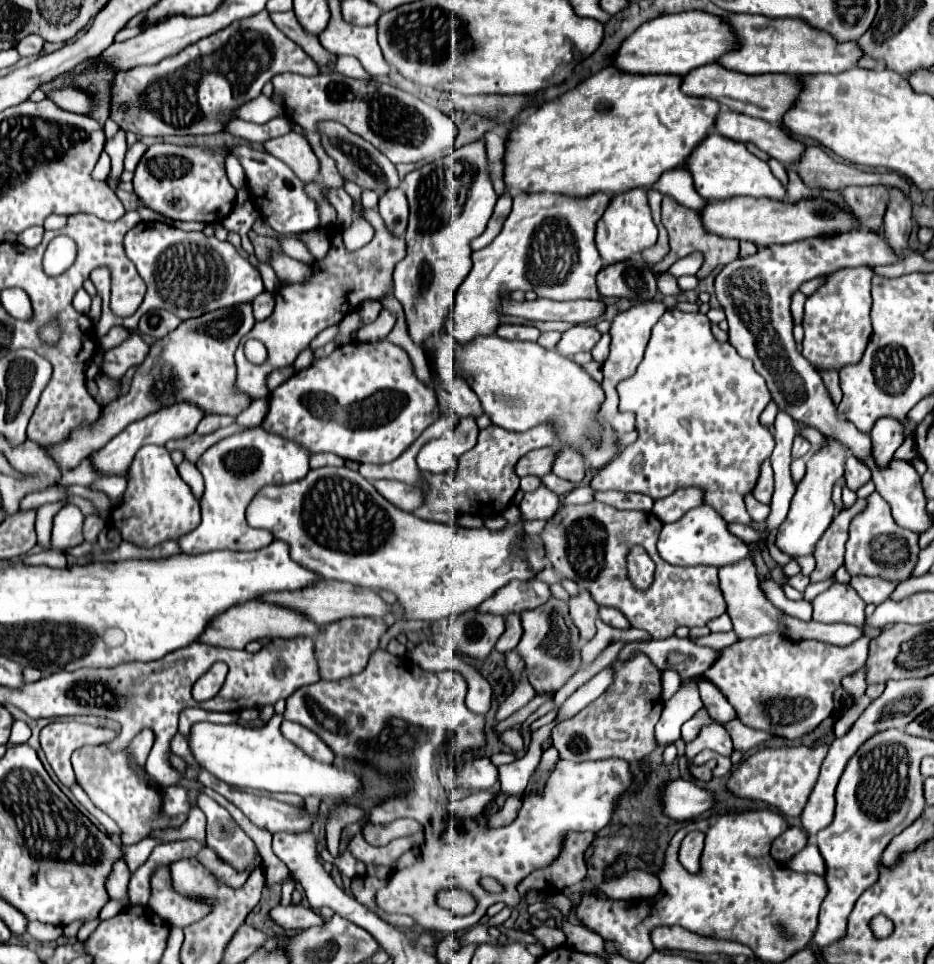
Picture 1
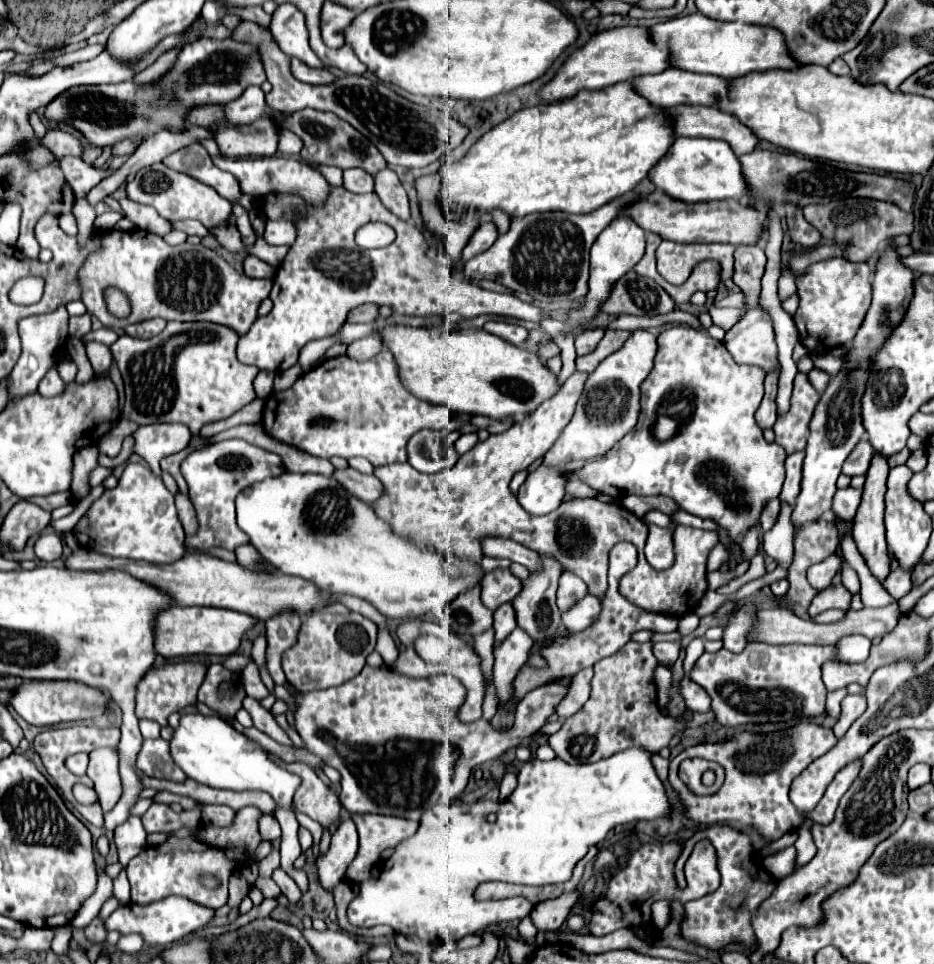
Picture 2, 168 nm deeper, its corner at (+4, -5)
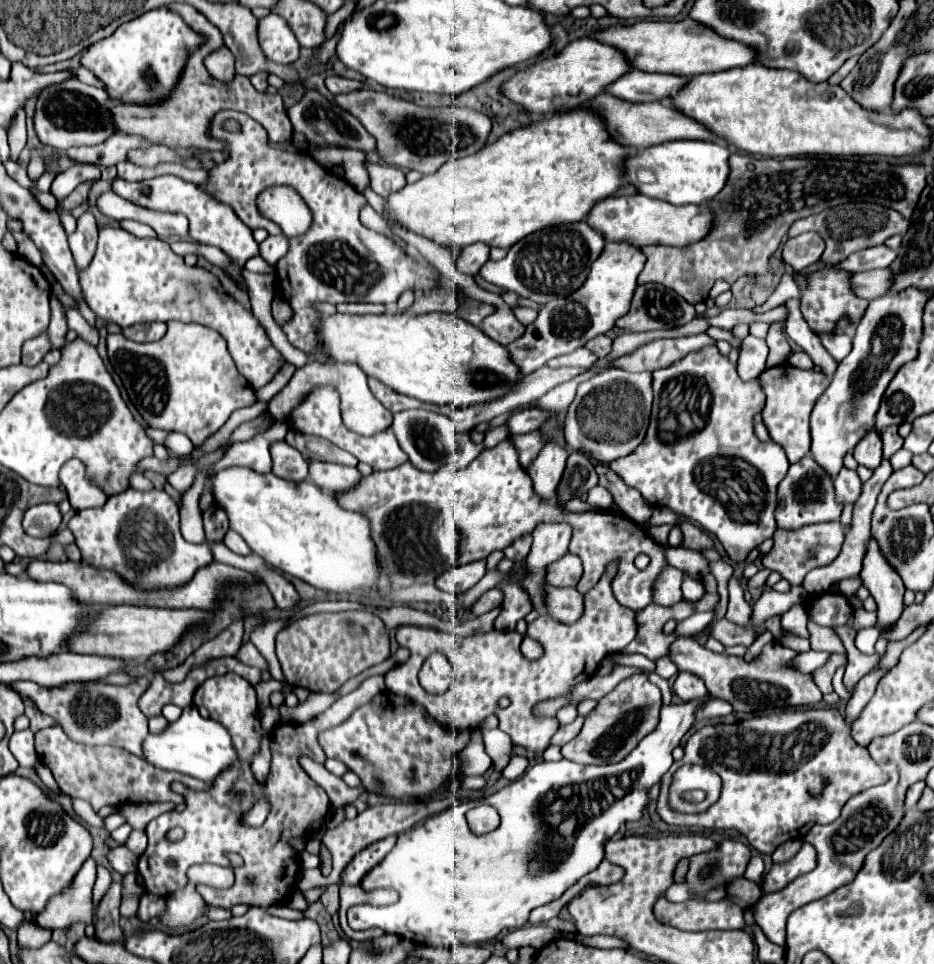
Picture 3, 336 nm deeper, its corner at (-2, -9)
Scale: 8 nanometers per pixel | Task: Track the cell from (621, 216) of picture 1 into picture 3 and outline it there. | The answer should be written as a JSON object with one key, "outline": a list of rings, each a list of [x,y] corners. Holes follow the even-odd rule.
{"outline":[[[606,242],[606,248],[592,264],[586,284],[582,284],[582,288],[568,298],[542,306],[536,322],[526,326],[524,336],[508,344],[508,350],[522,368],[522,374],[530,374],[544,366],[550,358],[570,354],[594,336],[612,330],[614,322],[630,308],[630,296],[634,294],[636,278],[644,268],[644,262],[646,256],[638,246],[630,242]]]}

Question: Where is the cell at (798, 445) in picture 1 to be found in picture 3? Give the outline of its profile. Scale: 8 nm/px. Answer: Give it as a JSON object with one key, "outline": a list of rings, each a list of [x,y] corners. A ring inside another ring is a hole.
{"outline":[[[810,454],[804,456],[800,462],[790,464],[786,478],[778,486],[778,508],[776,508],[778,528],[802,528],[806,524],[840,520],[840,512],[842,508],[834,504],[834,486],[830,476],[826,476],[826,472],[818,468],[818,464]]]}

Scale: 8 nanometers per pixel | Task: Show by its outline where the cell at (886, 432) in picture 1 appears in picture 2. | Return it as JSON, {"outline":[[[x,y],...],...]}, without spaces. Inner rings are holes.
{"outline":[[[876,454],[872,458],[872,464],[866,472],[866,484],[864,484],[864,494],[862,494],[862,502],[860,508],[854,516],[854,528],[852,528],[852,538],[858,546],[858,552],[862,554],[866,566],[870,568],[872,576],[882,582],[888,574],[890,574],[890,562],[892,556],[888,552],[886,540],[884,540],[884,494],[886,494],[886,478],[888,478],[888,462],[886,456]]]}

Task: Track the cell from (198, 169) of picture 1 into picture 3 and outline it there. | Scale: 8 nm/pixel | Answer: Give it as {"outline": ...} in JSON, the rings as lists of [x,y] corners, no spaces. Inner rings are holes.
{"outline":[[[164,174],[164,176],[156,176],[152,180],[140,180],[140,182],[126,182],[126,180],[116,178],[114,184],[112,184],[112,190],[116,194],[120,194],[122,198],[126,198],[126,200],[138,204],[138,206],[144,206],[144,208],[186,214],[188,220],[190,220],[190,236],[192,238],[196,238],[200,244],[218,246],[228,256],[234,258],[236,266],[234,268],[228,268],[226,272],[232,278],[236,278],[240,282],[240,286],[244,288],[244,284],[242,284],[242,280],[238,276],[238,268],[242,268],[248,258],[258,256],[258,244],[252,238],[252,230],[236,216],[236,212],[228,204],[216,200],[212,194],[204,192],[196,184],[186,182],[180,176],[172,176],[172,174]]]}

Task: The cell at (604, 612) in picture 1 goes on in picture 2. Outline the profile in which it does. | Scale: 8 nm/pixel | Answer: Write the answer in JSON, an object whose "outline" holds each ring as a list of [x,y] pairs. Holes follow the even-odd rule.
{"outline":[[[586,594],[570,610],[564,610],[560,618],[568,628],[568,632],[580,632],[586,630],[598,618],[598,614],[600,614],[600,600],[592,594]]]}

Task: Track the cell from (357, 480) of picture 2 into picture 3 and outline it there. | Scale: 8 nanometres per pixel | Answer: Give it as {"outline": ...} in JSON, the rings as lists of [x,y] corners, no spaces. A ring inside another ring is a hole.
{"outline":[[[310,462],[310,480],[330,494],[344,494],[350,488],[356,488],[362,480],[358,468],[326,462]]]}

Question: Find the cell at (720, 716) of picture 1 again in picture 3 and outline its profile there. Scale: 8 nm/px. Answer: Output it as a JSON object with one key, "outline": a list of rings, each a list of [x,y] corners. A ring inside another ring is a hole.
{"outline":[[[680,672],[678,678],[674,680],[674,686],[672,686],[674,694],[682,700],[682,702],[692,702],[692,700],[702,700],[708,696],[708,690],[706,686],[702,684],[702,680],[694,674],[688,674],[688,672]]]}

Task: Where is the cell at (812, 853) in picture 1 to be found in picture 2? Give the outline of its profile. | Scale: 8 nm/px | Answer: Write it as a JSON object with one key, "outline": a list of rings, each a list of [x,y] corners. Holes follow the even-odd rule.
{"outline":[[[792,846],[792,848],[784,848],[784,850],[774,852],[772,856],[764,858],[762,866],[768,874],[772,874],[776,880],[780,880],[780,878],[784,878],[796,870],[794,858],[796,858],[796,848]]]}

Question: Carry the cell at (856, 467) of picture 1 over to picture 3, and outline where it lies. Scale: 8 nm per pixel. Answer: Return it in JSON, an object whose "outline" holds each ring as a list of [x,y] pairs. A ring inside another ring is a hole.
{"outline":[[[876,430],[868,432],[866,440],[862,440],[862,444],[858,444],[858,448],[854,448],[854,458],[858,464],[874,470],[880,466],[882,462],[882,440],[876,434]]]}

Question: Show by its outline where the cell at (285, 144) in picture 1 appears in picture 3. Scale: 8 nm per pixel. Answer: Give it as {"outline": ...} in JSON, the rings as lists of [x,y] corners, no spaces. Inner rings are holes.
{"outline":[[[170,4],[168,8],[178,12],[184,18],[184,22],[190,28],[194,28],[196,34],[200,34],[204,38],[204,42],[186,60],[186,66],[178,78],[178,84],[174,86],[174,92],[170,92],[164,100],[160,100],[158,104],[114,104],[112,106],[114,108],[114,120],[118,120],[118,126],[122,128],[122,132],[142,134],[142,136],[150,138],[152,142],[166,144],[174,150],[184,150],[188,146],[194,146],[194,148],[204,148],[210,152],[214,152],[214,150],[226,152],[228,144],[224,140],[210,136],[210,128],[212,128],[214,114],[224,110],[224,108],[230,108],[230,110],[244,112],[250,118],[254,118],[256,122],[260,122],[264,126],[264,130],[268,132],[268,140],[272,144],[290,142],[294,136],[294,130],[292,130],[292,124],[290,124],[288,114],[284,110],[280,94],[256,92],[246,76],[236,76],[230,84],[222,84],[220,80],[214,80],[206,72],[202,58],[206,58],[214,48],[224,46],[222,34],[218,32],[218,28],[214,24],[210,24],[210,20],[206,20],[206,16],[202,16],[196,8],[192,8],[188,4]]]}

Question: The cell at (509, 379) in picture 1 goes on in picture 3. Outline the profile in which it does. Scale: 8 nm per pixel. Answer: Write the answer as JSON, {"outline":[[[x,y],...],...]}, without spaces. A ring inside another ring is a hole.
{"outline":[[[334,314],[324,316],[318,324],[322,342],[326,350],[338,360],[350,360],[362,364],[362,370],[368,376],[382,380],[392,390],[418,398],[430,404],[450,404],[456,408],[468,408],[484,402],[498,400],[514,390],[516,382],[522,378],[518,364],[510,358],[506,346],[500,346],[496,340],[486,336],[478,326],[458,318],[456,314],[380,314],[380,316],[352,316],[352,314]]]}

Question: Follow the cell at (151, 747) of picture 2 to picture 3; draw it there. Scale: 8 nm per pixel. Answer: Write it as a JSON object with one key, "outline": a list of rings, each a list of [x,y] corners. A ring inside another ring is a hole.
{"outline":[[[150,676],[128,686],[108,686],[108,684],[64,684],[60,688],[42,688],[34,682],[16,682],[14,690],[28,694],[42,714],[48,714],[60,722],[64,732],[82,744],[110,744],[124,748],[138,758],[144,758],[144,740],[148,736],[148,720],[138,708],[138,698],[146,690]]]}

